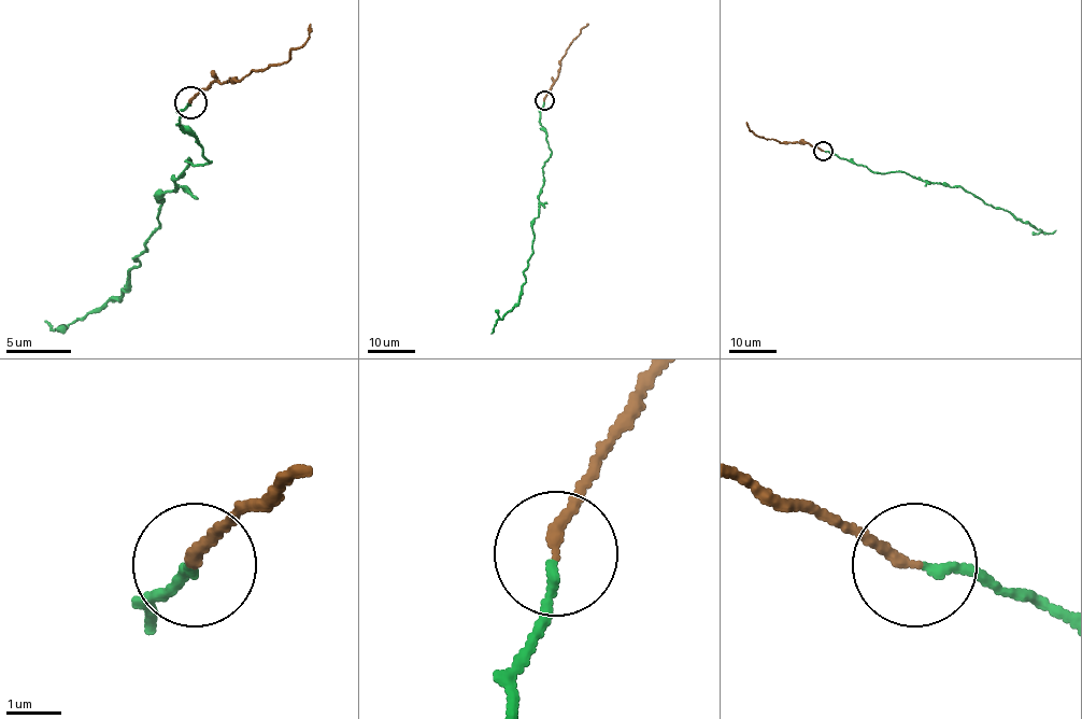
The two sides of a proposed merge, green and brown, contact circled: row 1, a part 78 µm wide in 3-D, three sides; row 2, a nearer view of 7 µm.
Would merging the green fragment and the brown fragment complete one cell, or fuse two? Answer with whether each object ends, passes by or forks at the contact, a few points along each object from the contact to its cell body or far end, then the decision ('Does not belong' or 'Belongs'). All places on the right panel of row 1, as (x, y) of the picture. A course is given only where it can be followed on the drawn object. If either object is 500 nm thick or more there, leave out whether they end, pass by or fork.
At the ring green ends. At the ring brown ends. Course of green: (824, 151), (873, 172), (898, 171), (963, 186), (1043, 233), (1055, 230). Course of brown: (823, 151), (808, 143), (765, 139), (756, 135), (746, 122). Belongs

